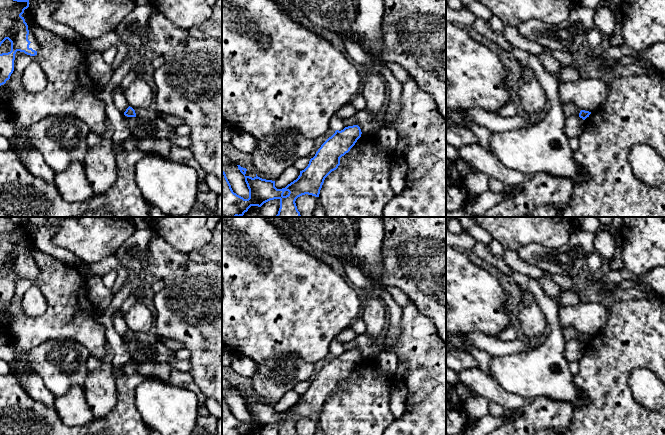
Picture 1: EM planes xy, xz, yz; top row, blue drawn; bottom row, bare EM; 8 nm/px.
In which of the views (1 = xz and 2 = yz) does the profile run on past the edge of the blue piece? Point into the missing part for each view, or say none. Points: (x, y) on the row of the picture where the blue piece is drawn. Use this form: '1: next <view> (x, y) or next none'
1: next none
2: next none

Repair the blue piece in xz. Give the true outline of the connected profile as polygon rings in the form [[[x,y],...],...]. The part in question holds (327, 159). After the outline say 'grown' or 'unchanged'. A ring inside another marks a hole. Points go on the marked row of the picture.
[[[358,125],[336,130],[310,159],[308,166],[300,171],[296,180],[285,188],[277,189],[275,181],[246,176],[246,168],[238,166],[245,177],[249,189],[249,198],[244,199],[233,192],[222,170],[222,217],[241,217],[251,206],[261,207],[264,203],[279,199],[280,208],[276,217],[301,217],[296,206],[296,199],[308,194],[319,197],[325,178],[340,165],[340,158],[350,151],[361,137]]]; unchanged

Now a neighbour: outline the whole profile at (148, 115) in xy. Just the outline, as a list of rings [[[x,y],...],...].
[[[154,107],[148,109],[138,108],[134,110],[138,119],[141,119],[149,124],[151,124],[159,116],[157,110]]]

